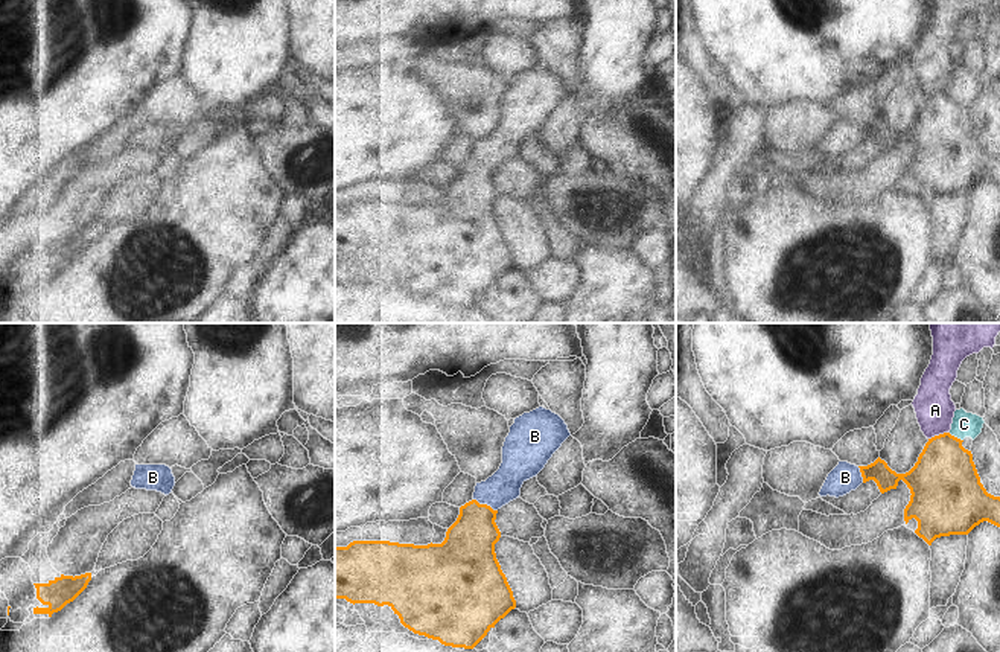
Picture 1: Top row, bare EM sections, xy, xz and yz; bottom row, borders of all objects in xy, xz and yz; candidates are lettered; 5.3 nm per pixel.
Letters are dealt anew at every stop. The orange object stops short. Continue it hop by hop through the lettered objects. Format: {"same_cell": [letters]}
{"same_cell": ["B"]}

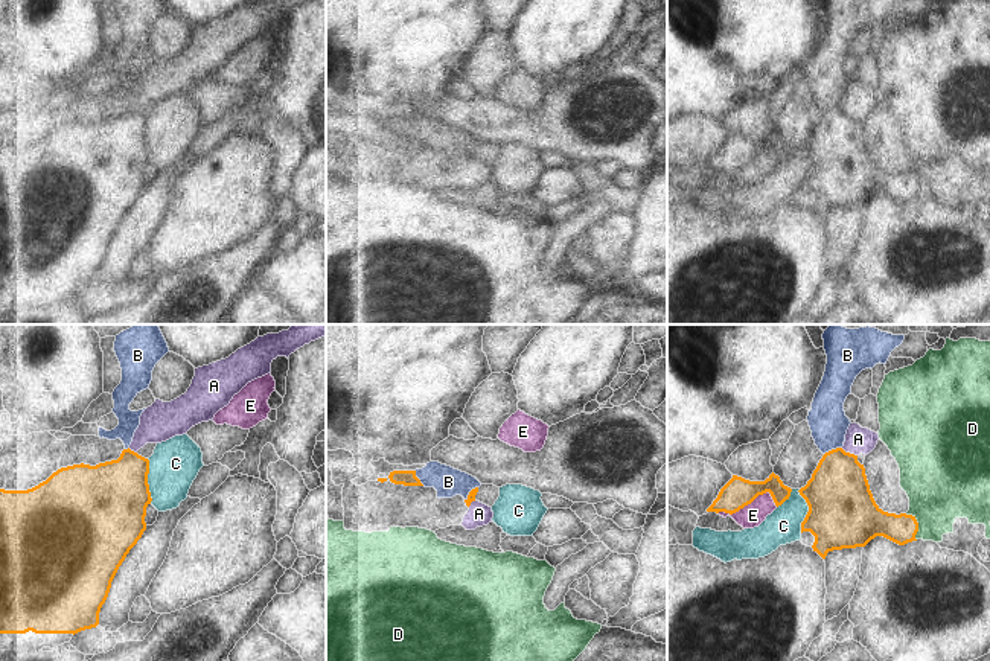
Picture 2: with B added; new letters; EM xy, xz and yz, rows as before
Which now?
{"same_cell": []}

